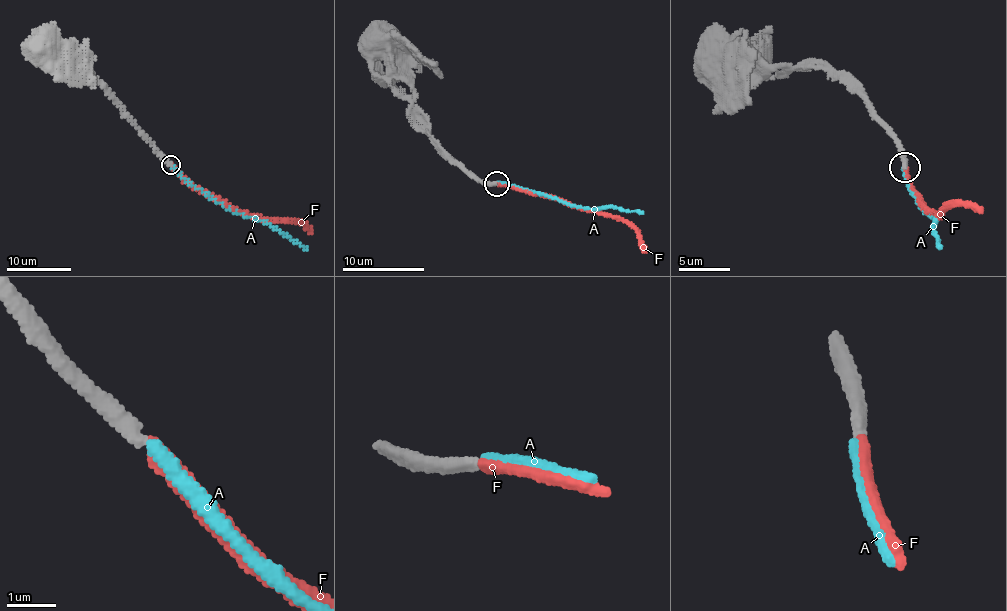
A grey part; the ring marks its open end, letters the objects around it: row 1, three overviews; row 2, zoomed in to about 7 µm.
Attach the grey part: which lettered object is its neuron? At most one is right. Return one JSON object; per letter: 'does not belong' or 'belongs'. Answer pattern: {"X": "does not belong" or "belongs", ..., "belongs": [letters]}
{"A": "does not belong", "F": "belongs", "belongs": ["F"]}

